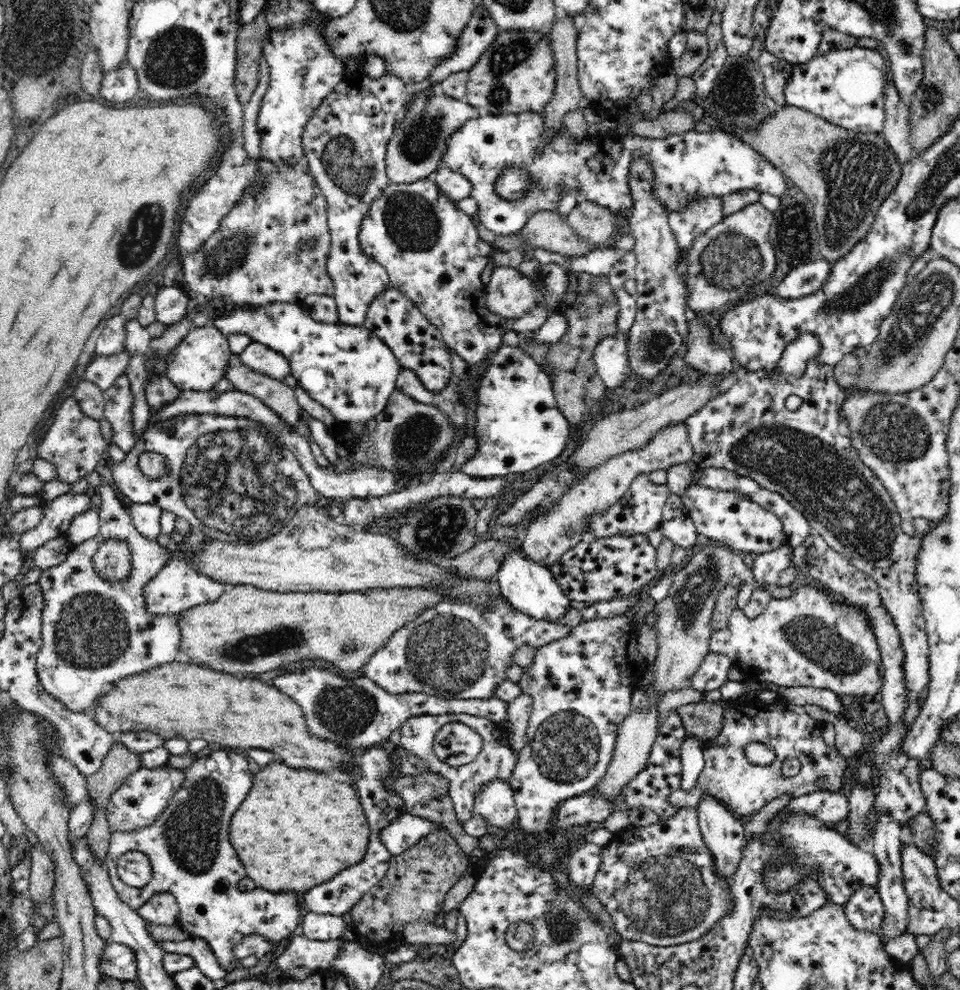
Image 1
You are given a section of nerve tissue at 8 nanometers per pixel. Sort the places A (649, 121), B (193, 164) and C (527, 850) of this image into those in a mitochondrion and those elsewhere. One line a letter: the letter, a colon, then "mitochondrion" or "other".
A: other
B: other
C: other

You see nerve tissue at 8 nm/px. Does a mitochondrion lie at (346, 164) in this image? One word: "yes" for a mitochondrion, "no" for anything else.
yes

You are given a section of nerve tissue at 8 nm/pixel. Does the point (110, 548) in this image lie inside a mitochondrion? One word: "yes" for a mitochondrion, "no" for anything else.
yes

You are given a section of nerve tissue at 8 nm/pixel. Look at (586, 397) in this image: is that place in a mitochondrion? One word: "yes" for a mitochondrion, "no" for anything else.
yes

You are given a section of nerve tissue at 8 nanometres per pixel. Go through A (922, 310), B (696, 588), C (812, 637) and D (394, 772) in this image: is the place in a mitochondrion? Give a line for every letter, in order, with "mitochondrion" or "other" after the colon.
A: mitochondrion
B: mitochondrion
C: mitochondrion
D: other

